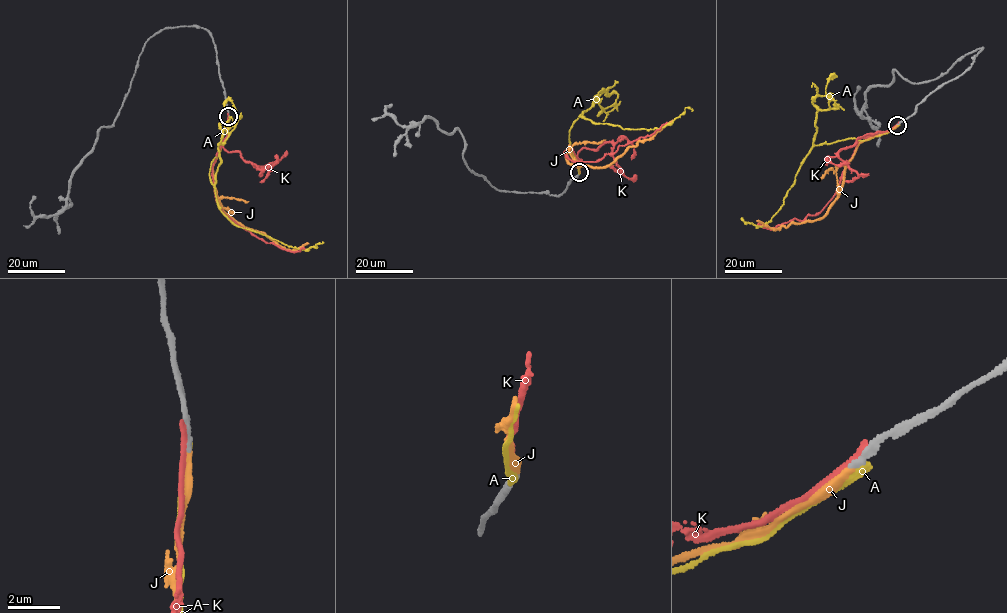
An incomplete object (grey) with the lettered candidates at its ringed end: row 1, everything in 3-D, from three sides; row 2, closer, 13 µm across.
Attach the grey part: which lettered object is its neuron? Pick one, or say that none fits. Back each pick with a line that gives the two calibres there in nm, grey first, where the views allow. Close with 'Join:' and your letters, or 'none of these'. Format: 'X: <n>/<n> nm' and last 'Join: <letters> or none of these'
J: 200/260 nm
Join: J

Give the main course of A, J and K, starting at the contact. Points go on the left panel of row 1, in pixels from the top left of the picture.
A: (229, 116), (227, 139), (212, 161), (209, 173), (220, 209), (237, 226), (290, 246), (304, 249), (324, 242)
J: (228, 116), (226, 138), (213, 163), (220, 207), (232, 219), (285, 248), (308, 243)
K: (228, 115), (227, 134), (215, 158), (212, 175), (216, 202), (240, 226), (266, 242), (291, 252), (305, 248)

